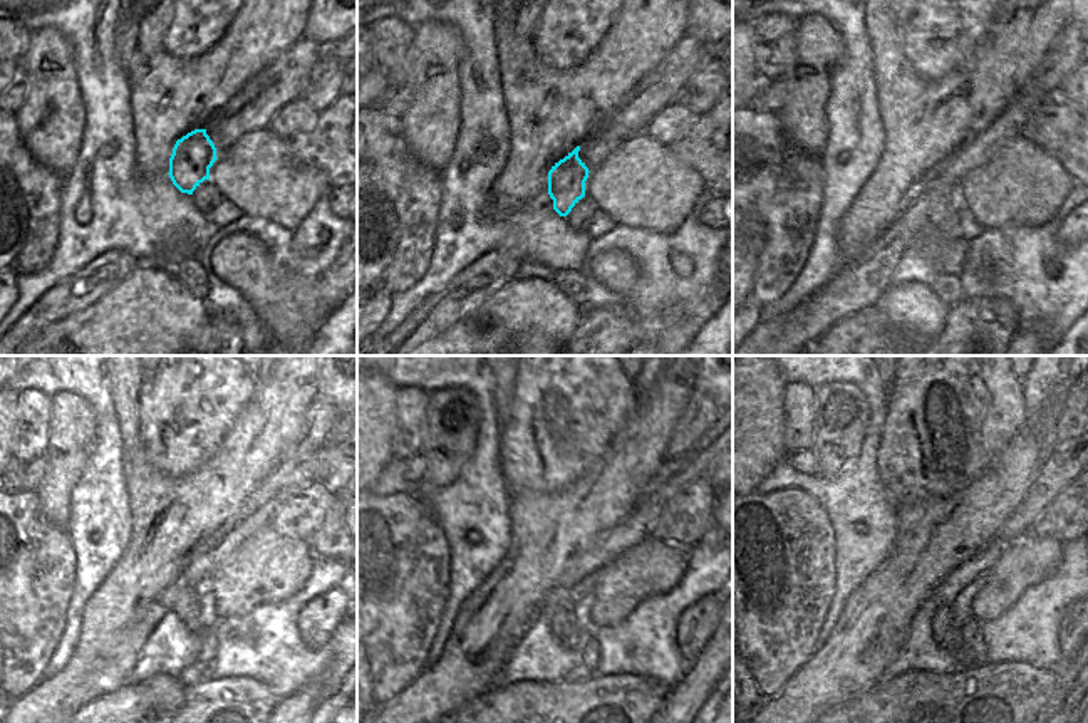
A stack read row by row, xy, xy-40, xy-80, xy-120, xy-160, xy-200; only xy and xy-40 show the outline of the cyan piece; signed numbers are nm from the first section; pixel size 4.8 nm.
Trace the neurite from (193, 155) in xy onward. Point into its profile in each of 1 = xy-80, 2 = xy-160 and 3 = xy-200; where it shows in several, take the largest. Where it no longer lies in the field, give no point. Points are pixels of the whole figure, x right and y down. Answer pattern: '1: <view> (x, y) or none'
1: xy-80 (944, 198)
2: xy-160 (557, 606)
3: xy-200 (942, 624)

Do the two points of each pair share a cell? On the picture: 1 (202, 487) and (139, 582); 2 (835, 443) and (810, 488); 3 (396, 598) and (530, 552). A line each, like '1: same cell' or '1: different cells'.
1: same cell
2: different cells
3: different cells

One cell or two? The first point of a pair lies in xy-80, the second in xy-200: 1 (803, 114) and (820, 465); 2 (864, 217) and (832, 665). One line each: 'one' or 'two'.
1: one
2: one

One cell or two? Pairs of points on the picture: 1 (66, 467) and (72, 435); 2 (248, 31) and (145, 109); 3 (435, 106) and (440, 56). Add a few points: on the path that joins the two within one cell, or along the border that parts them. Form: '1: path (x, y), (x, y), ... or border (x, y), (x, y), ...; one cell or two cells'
1: path (66, 458), (71, 453), (71, 443); one cell
2: path (223, 57), (188, 93), (171, 99); one cell
3: path (435, 94), (435, 86), (446, 74), (445, 67); one cell

